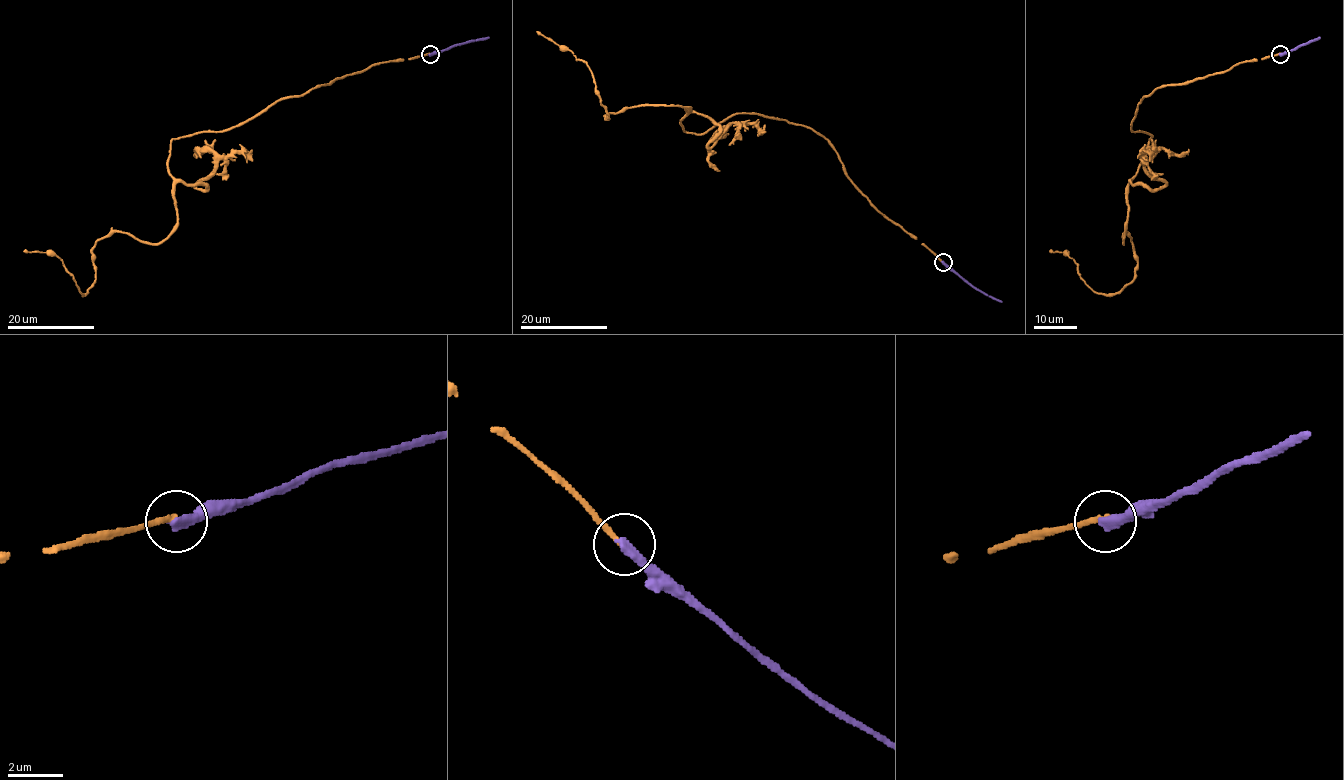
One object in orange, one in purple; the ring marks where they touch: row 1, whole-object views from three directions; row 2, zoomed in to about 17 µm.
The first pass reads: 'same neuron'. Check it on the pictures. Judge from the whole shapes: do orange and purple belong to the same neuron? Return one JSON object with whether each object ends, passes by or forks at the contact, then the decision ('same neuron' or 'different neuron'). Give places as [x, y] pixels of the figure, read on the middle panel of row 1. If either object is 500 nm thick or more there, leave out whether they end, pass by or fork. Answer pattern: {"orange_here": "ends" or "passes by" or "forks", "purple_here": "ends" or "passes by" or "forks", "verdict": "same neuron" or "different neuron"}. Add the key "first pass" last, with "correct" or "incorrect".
{"orange_here": "ends", "purple_here": "ends", "verdict": "different neuron", "first pass": "incorrect"}

